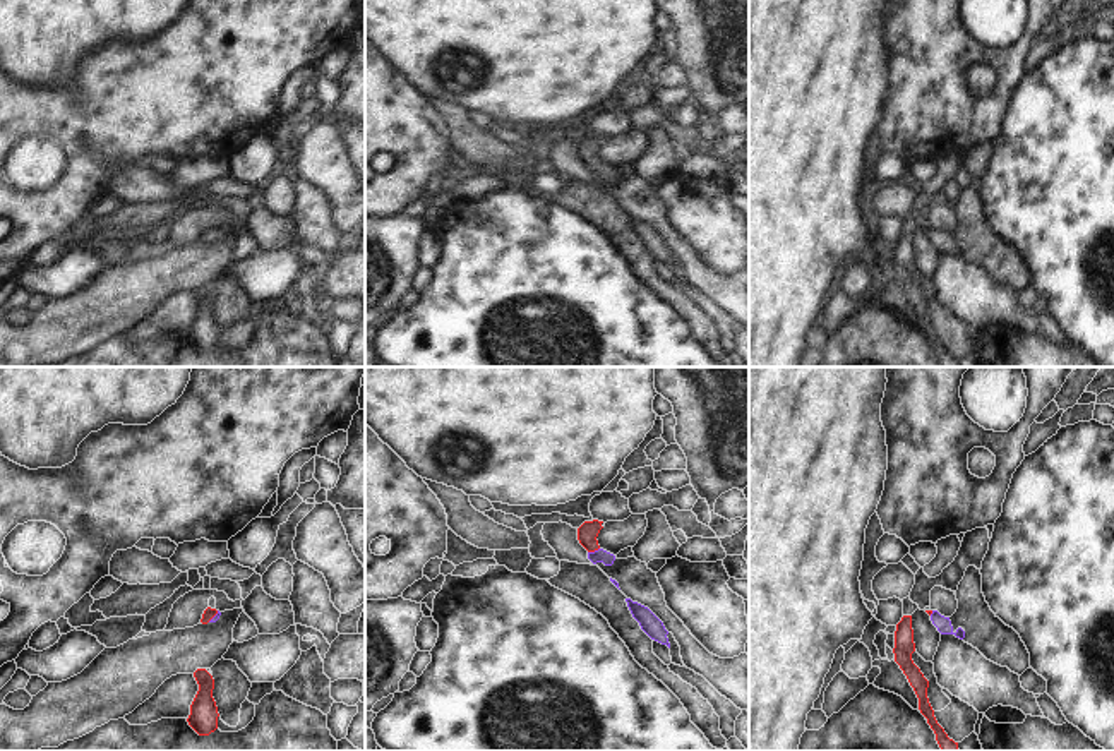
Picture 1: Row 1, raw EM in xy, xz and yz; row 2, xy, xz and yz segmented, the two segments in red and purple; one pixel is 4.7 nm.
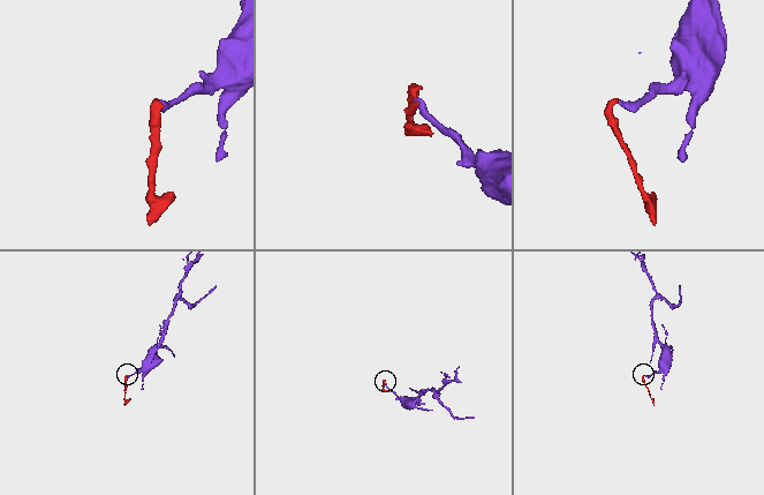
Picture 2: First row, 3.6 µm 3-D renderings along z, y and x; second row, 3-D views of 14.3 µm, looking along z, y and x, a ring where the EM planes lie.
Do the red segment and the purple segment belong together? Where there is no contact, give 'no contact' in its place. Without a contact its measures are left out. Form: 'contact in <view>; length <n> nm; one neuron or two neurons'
contact in xz; length 60 nm; one neuron

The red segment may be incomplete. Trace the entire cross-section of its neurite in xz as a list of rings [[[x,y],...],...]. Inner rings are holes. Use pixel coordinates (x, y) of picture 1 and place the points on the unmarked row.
[[[593,135],[593,137],[584,137],[579,144],[578,144],[578,156],[579,159],[588,166],[588,175],[596,180],[596,178],[603,178],[605,182],[612,182],[615,177],[615,171],[603,166],[598,161],[598,149],[603,144],[602,142],[603,137]]]

